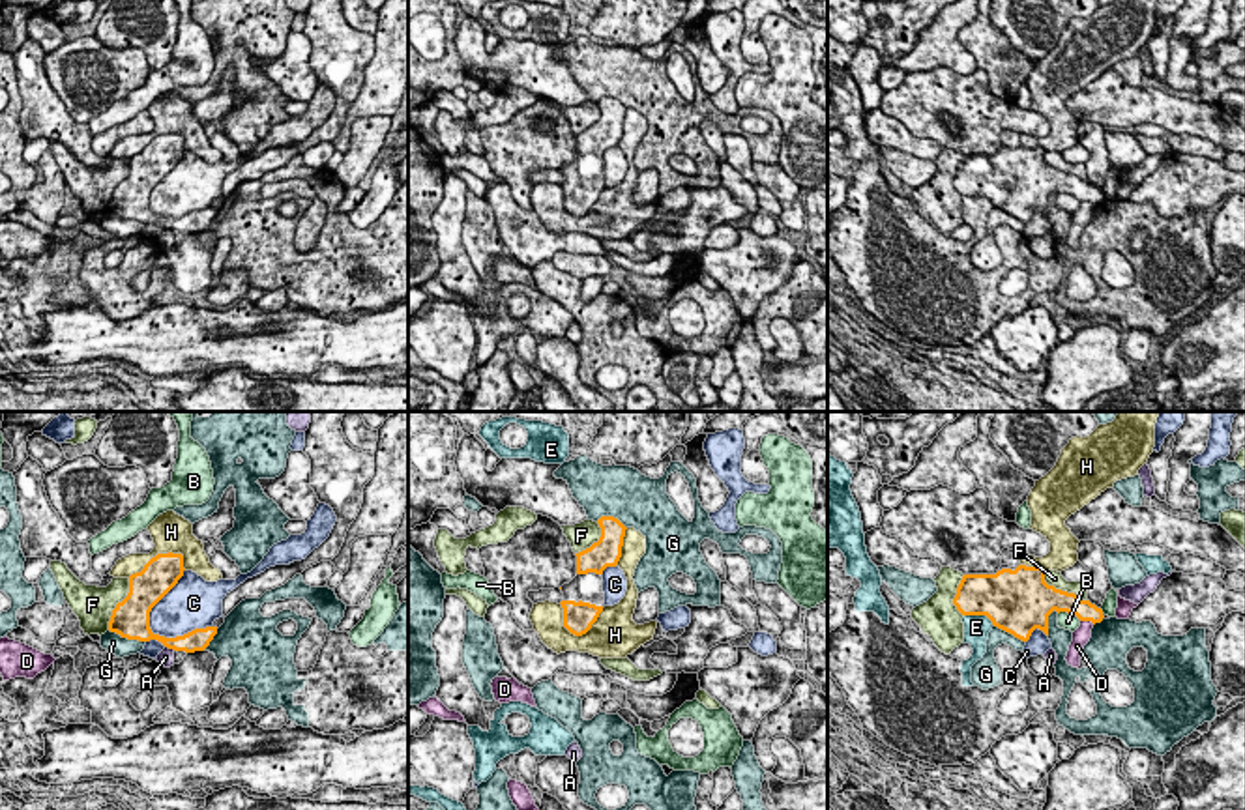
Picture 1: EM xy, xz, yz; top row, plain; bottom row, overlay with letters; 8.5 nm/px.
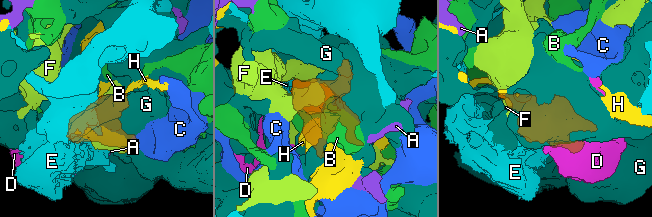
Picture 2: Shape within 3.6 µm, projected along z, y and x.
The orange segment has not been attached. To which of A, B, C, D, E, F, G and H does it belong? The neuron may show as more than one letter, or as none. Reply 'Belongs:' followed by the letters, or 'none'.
Belongs: none

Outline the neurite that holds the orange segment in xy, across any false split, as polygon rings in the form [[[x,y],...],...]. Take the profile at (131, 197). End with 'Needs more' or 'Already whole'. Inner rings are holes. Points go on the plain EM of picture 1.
[[[157,135],[140,153],[129,157],[129,174],[112,191],[109,211],[127,221],[150,223],[157,221],[174,232],[204,232],[217,208],[195,210],[183,217],[165,219],[150,210],[152,189],[178,165],[183,157],[182,135]]]. Already whole

